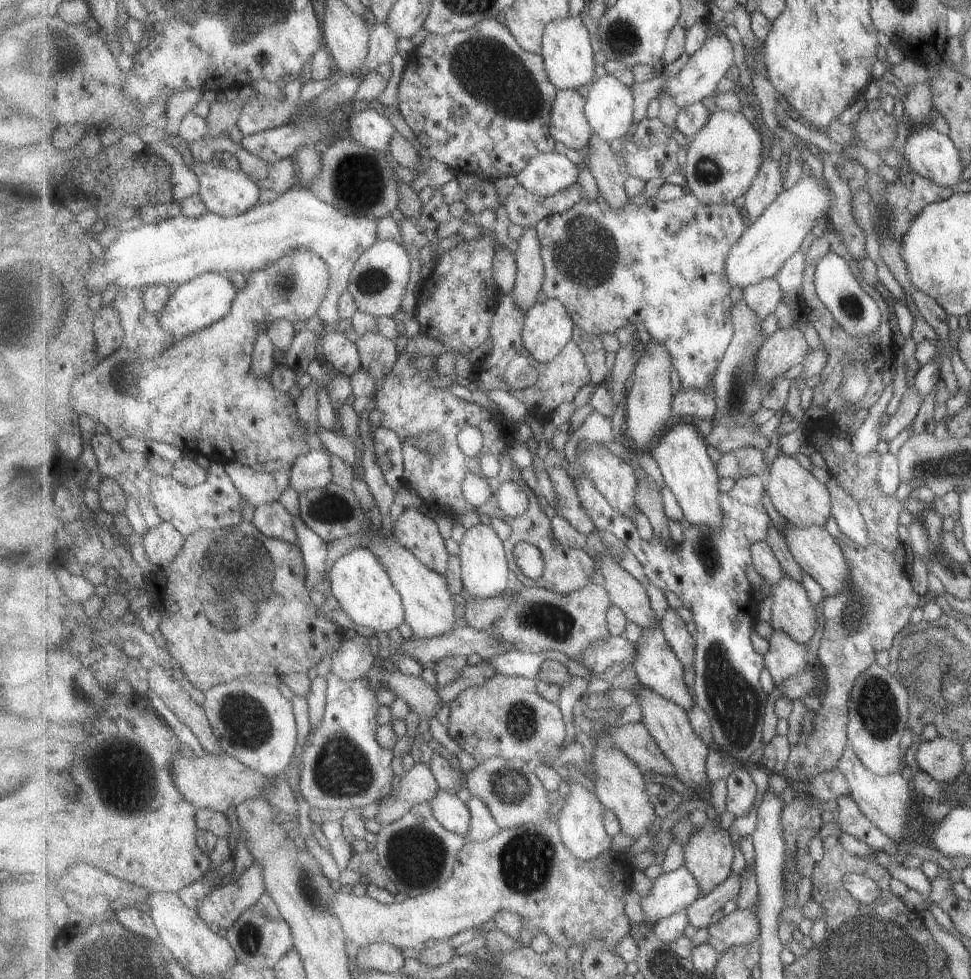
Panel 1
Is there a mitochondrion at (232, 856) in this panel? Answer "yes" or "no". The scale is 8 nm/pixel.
no

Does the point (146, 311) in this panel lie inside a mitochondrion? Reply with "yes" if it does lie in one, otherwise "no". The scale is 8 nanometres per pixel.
no

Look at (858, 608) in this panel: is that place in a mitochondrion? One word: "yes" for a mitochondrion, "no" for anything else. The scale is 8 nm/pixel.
yes

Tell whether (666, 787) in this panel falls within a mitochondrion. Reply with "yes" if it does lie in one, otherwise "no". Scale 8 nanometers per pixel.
no

